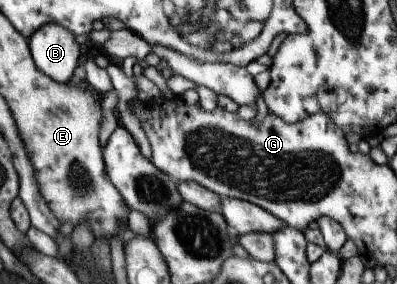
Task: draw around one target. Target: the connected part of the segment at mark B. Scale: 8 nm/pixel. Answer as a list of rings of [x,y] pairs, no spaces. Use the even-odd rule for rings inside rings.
[[[53,23],[41,26],[28,37],[27,45],[33,63],[41,73],[58,84],[69,83],[81,53],[68,29]]]

